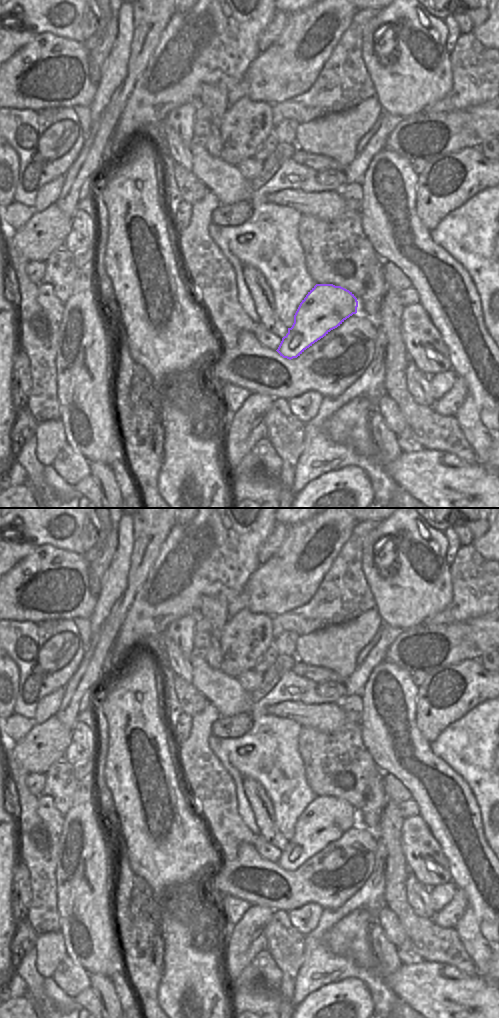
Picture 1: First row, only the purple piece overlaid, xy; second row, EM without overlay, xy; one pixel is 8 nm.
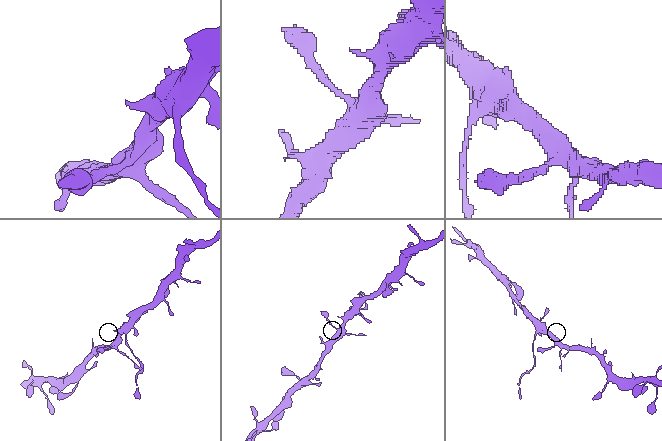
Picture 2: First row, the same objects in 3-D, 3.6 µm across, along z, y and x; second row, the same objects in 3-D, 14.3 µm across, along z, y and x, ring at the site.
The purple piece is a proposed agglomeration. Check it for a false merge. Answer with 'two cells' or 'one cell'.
one cell

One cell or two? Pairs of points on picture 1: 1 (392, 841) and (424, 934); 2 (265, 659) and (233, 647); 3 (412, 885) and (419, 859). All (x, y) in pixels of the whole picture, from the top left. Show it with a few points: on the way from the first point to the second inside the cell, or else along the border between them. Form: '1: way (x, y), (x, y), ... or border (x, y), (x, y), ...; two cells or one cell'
1: way (395, 864), (395, 899), (403, 911); one cell
2: border (271, 645), (251, 669); two cells
3: border (410, 873), (429, 888); two cells

